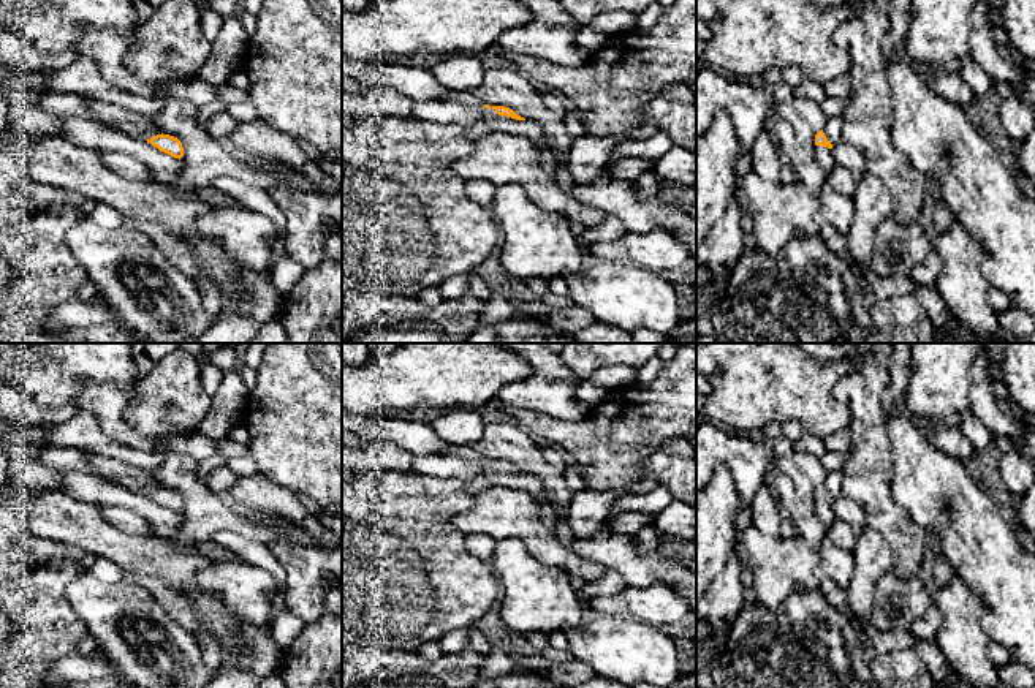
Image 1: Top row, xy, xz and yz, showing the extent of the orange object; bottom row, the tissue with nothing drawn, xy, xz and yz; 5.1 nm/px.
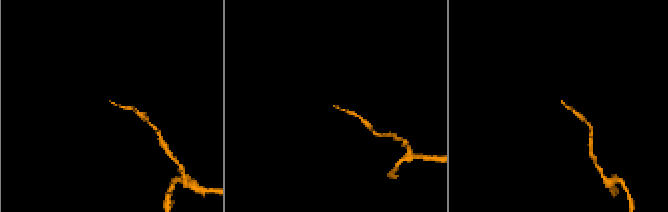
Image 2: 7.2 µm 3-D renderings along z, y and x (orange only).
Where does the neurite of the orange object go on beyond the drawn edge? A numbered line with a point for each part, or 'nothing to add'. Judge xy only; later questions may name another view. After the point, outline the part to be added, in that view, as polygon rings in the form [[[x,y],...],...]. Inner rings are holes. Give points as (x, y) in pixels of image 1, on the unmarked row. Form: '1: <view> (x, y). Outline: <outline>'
1: xy (141, 481). Outline: [[[87,451],[85,457],[90,467],[93,468],[95,474],[109,482],[120,484],[142,495],[161,489],[161,486],[147,470],[123,463],[120,460],[98,456],[92,451]]]

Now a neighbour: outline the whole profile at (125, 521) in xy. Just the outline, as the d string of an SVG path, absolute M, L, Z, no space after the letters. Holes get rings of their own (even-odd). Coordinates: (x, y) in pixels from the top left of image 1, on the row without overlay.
M98 506L98 509L101 517L119 531L130 536L152 538L152 525L141 514L120 506Z

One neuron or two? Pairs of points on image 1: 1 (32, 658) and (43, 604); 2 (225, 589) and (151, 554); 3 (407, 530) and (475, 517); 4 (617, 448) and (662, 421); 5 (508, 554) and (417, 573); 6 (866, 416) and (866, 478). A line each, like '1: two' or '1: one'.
1: one
2: two
3: two
4: one
5: two
6: one

